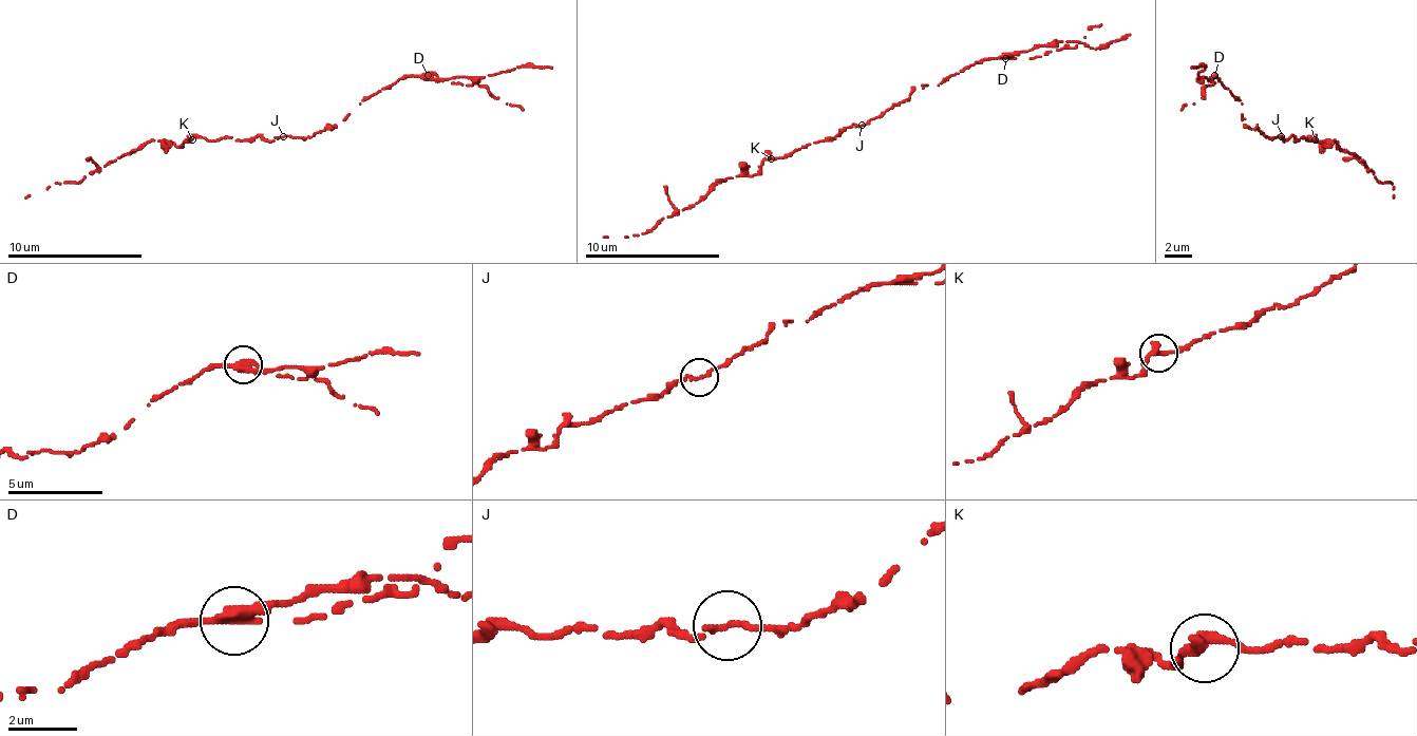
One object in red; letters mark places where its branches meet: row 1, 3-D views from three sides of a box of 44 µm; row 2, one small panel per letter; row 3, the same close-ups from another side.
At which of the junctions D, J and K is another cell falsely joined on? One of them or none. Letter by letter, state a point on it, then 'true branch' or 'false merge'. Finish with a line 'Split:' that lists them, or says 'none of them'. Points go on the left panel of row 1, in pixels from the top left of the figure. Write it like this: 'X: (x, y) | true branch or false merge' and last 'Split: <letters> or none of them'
D: (428, 75) | false merge
J: (283, 136) | true branch
K: (192, 139) | true branch
Split: D

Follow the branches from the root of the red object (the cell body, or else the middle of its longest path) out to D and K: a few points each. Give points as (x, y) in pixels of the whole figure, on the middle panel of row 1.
D: (862, 125), (871, 118), (882, 118), (915, 88), (939, 85), (986, 57), (1006, 57)
K: (862, 125), (842, 128), (831, 138), (800, 145), (780, 158), (771, 158)

